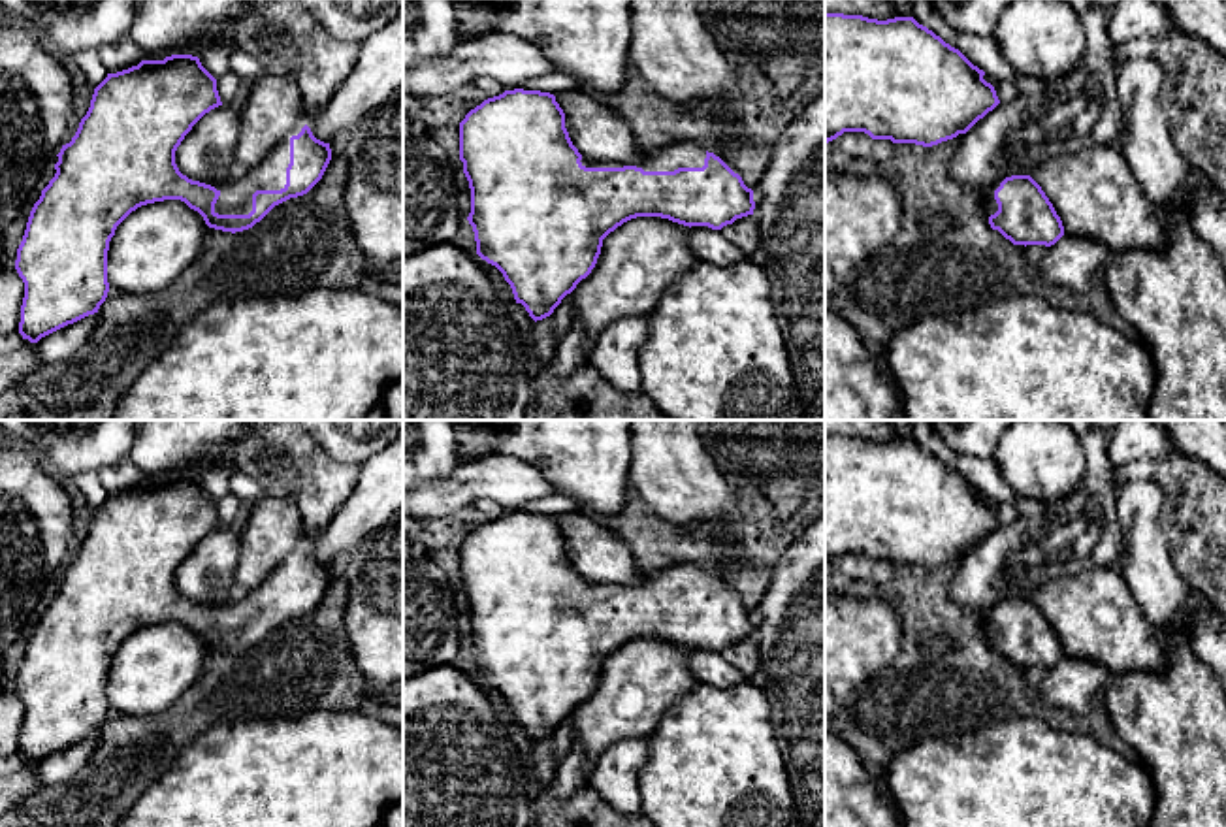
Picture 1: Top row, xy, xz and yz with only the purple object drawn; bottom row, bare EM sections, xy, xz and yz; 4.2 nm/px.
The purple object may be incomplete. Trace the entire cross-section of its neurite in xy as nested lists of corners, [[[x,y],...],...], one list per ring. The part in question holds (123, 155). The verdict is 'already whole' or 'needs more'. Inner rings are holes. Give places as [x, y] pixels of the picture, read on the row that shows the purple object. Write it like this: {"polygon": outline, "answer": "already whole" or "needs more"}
{"polygon": [[[171,55],[164,60],[141,60],[128,70],[107,73],[94,89],[90,107],[81,119],[70,143],[62,145],[55,177],[34,203],[23,241],[17,249],[15,269],[24,283],[19,333],[30,343],[98,313],[109,292],[107,251],[117,226],[137,207],[181,200],[198,211],[205,224],[222,232],[243,232],[260,222],[275,205],[307,194],[324,175],[330,160],[330,143],[316,139],[303,117],[294,130],[254,168],[237,171],[222,183],[200,183],[183,175],[175,164],[175,151],[192,126],[211,109],[222,105],[217,79],[202,66],[198,57]]], "answer": "needs more"}

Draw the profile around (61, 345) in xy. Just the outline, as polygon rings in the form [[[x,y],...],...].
[[[94,313],[34,343],[43,365],[70,360],[87,343],[98,322],[100,315]]]

